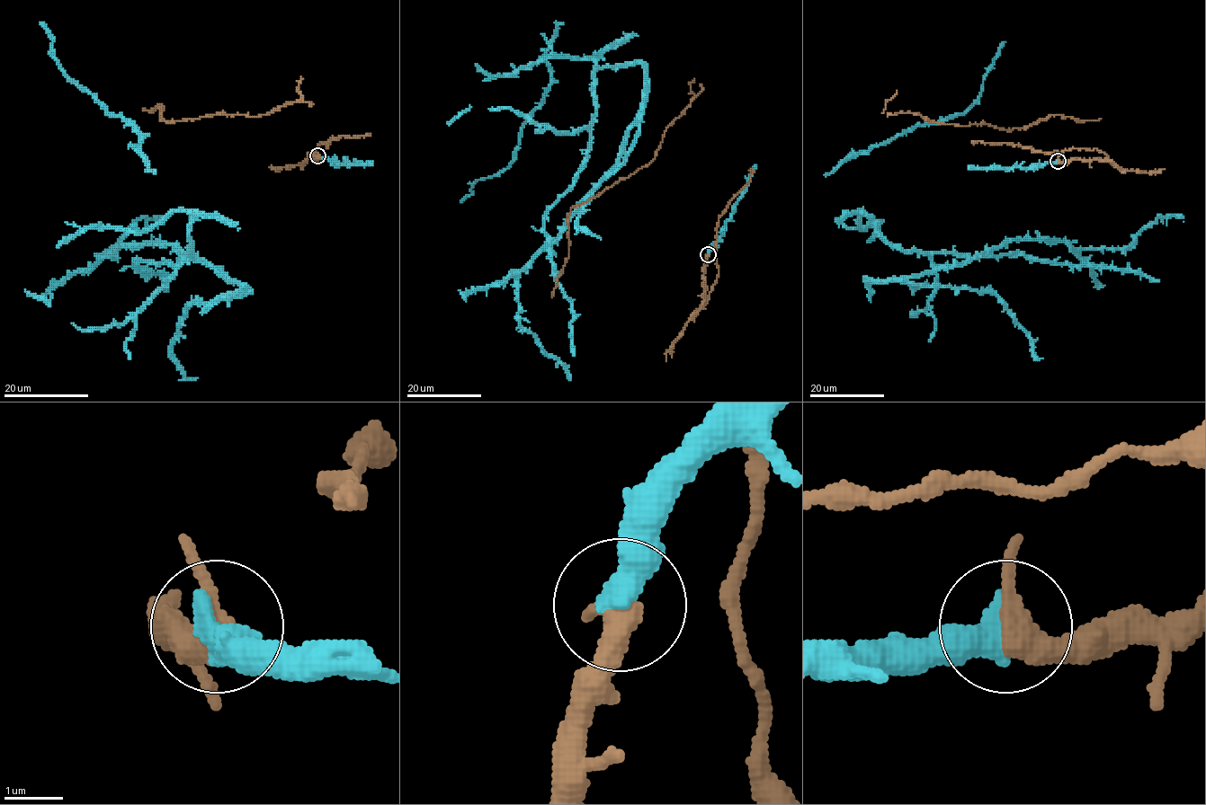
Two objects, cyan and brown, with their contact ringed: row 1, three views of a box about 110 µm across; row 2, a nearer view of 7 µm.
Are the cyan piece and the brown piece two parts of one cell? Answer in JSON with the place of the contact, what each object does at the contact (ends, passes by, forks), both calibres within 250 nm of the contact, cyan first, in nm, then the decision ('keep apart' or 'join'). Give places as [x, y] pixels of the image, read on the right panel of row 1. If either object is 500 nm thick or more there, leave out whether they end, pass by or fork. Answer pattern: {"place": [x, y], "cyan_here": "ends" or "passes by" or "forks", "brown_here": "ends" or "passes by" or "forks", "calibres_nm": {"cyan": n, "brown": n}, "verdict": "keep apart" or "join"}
{"place": [1058, 161], "calibres_nm": {"cyan": 600, "brown": 400}, "verdict": "join"}

